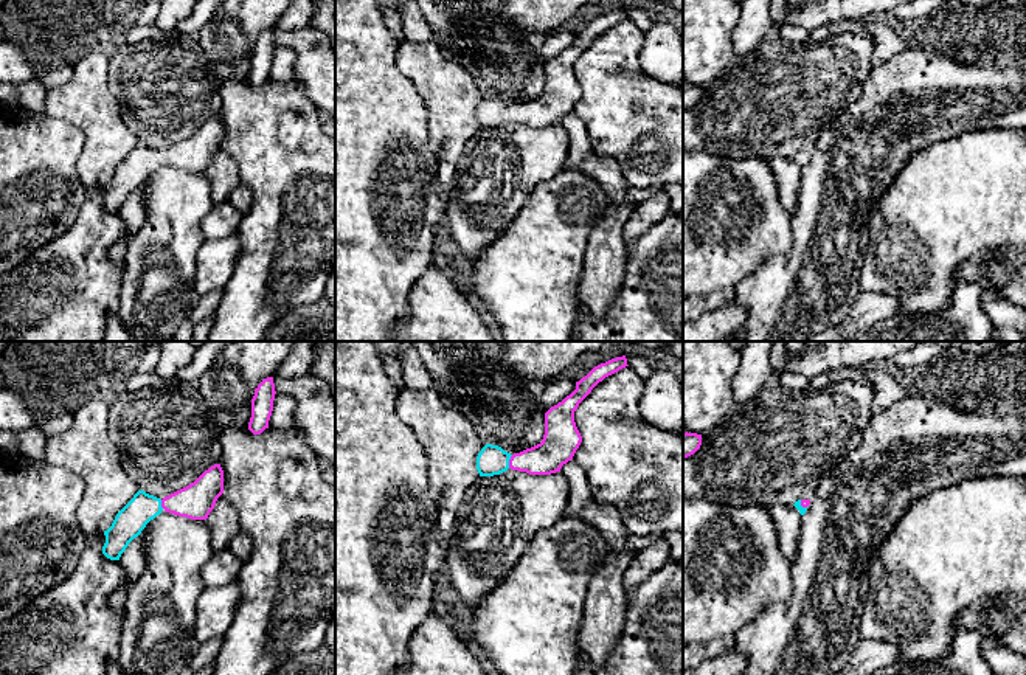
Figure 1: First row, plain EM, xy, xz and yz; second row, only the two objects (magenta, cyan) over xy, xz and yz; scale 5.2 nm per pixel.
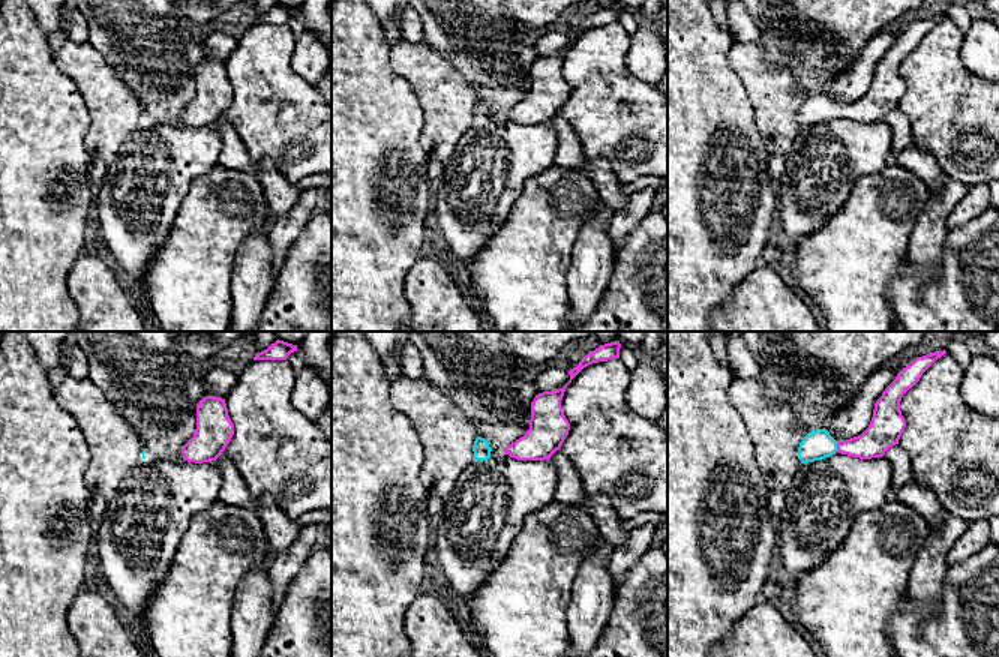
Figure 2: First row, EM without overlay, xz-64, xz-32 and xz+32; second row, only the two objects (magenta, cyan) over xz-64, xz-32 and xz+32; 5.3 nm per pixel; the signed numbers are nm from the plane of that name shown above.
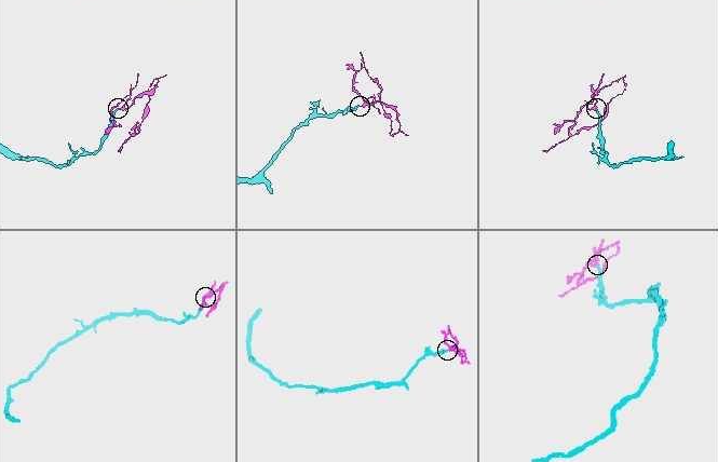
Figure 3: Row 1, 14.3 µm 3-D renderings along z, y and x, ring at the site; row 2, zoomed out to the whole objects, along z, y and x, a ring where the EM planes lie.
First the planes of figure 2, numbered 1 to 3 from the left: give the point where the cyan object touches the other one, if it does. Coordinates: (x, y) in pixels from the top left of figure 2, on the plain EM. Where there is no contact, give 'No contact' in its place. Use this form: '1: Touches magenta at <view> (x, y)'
1: No contact
2: No contact
3: Touches magenta at xz+32 (837, 111)

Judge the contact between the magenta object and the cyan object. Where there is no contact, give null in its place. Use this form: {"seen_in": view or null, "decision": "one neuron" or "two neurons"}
{"seen_in": "xz", "decision": "one neuron"}

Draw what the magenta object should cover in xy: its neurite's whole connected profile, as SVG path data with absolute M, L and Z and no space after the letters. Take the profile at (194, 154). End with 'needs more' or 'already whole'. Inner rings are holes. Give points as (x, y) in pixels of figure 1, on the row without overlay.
M220 116L211 118L189 138L165 149L163 152L138 143L133 151L116 166L112 178L104 183L102 206L120 213L129 196L141 186L146 177L161 166L206 172L217 151L224 146L224 123Z | needs more

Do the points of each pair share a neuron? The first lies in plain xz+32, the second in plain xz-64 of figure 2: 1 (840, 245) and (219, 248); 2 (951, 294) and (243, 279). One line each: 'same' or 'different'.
1: same
2: different

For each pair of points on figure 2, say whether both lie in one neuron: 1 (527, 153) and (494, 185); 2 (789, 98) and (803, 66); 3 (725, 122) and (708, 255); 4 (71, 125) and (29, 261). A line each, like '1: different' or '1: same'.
1: same
2: different
3: same
4: same

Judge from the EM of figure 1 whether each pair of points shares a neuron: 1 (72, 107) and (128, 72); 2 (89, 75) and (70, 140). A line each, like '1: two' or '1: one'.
1: two
2: two

